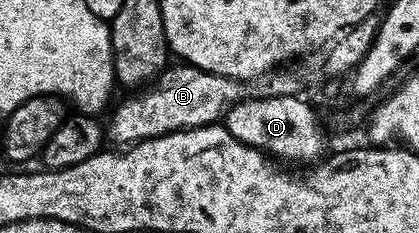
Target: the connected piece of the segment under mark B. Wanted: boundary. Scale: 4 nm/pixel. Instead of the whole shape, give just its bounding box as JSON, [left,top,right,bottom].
[105,63,299,147]

